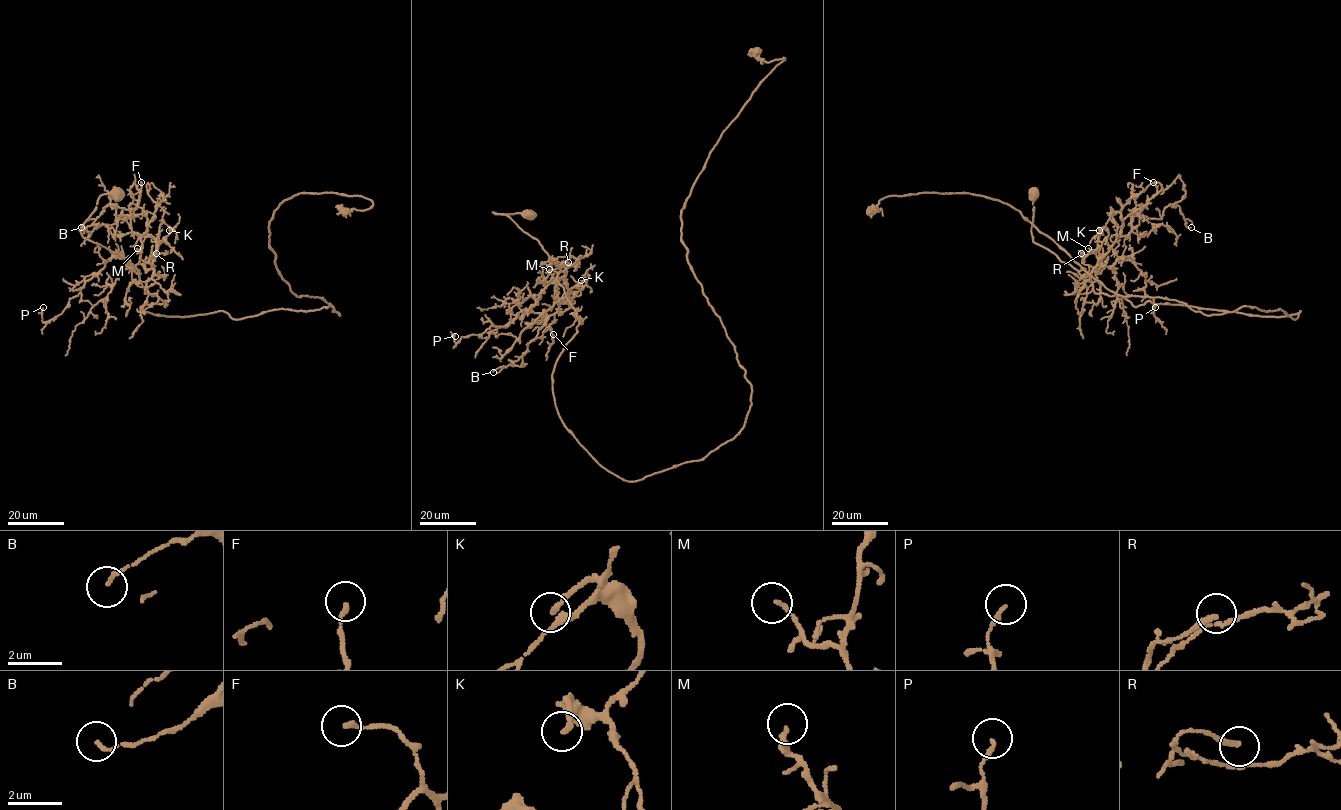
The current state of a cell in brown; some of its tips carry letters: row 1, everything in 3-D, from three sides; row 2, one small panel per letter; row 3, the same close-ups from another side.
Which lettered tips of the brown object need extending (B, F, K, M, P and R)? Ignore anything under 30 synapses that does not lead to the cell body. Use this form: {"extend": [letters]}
{"extend": []}

